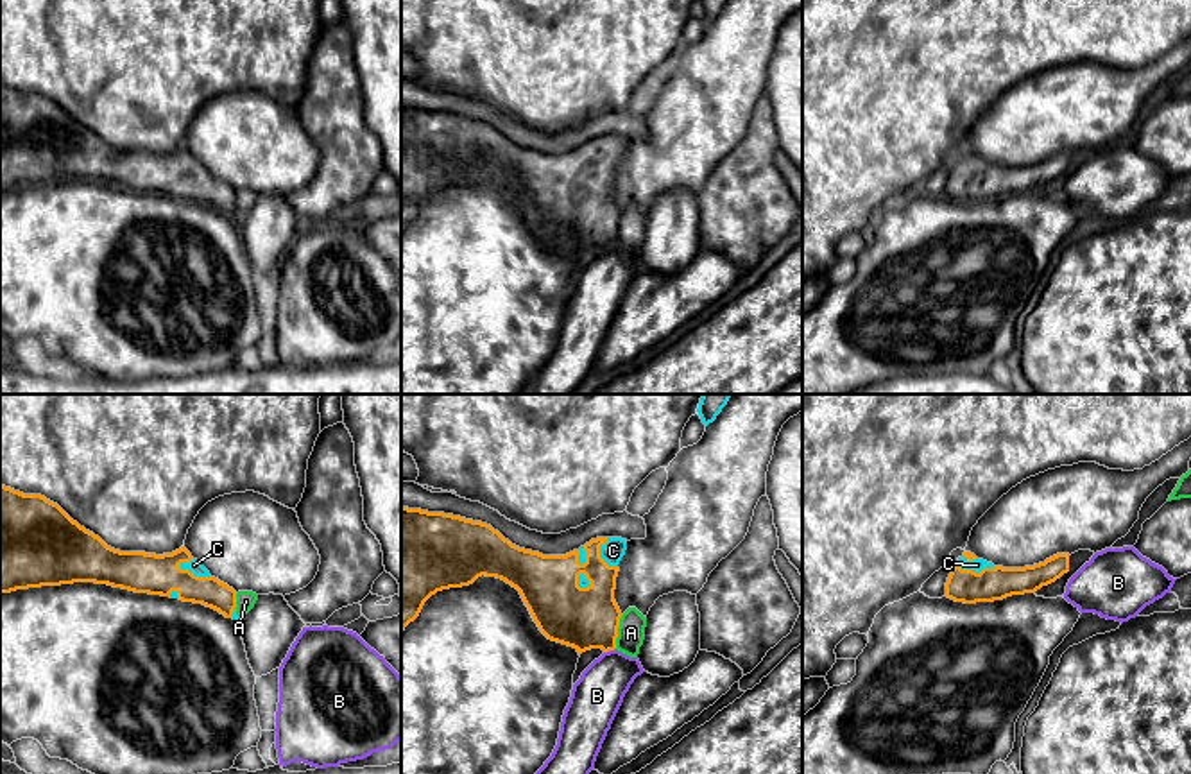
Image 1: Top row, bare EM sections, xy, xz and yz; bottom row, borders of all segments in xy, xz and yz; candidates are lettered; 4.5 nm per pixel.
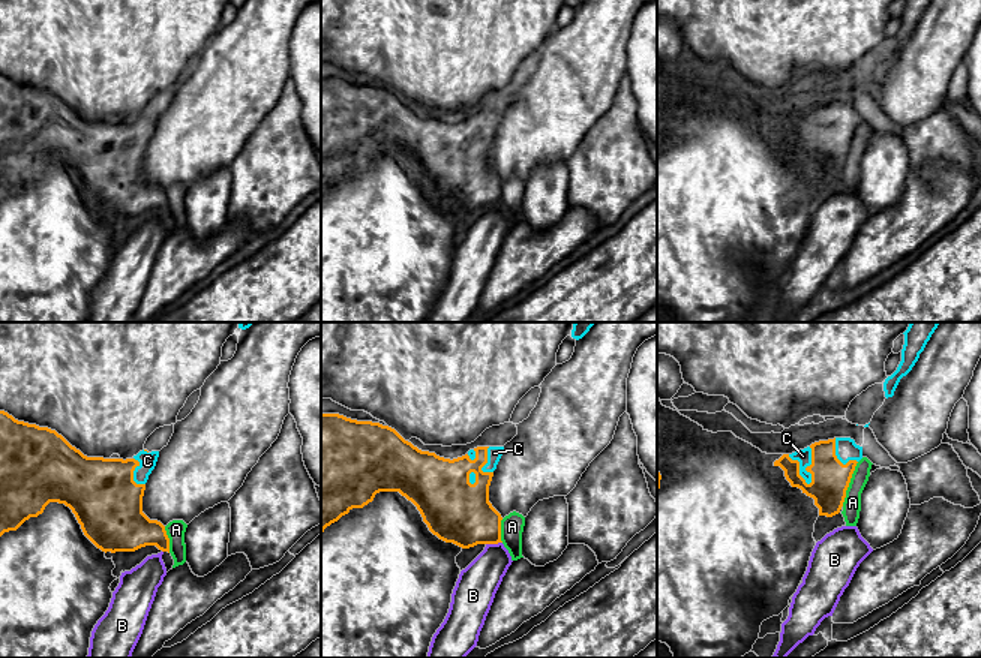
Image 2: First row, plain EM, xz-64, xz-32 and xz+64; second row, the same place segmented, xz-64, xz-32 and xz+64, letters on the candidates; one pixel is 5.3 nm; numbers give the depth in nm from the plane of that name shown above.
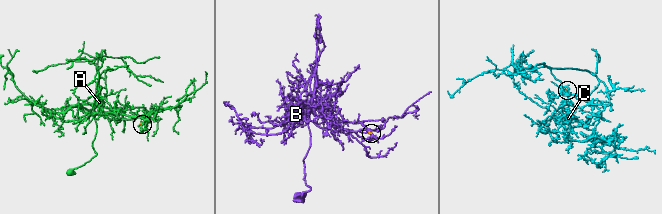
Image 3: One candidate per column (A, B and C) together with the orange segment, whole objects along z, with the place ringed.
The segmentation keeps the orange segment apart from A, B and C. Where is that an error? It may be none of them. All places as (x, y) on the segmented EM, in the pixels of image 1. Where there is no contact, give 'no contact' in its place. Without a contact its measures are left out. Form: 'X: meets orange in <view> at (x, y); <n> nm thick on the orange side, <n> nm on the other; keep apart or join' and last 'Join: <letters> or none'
A: meets orange in xz at (616, 631); 280 nm thick on the orange side, 130 nm on the other; keep apart
B: meets orange in xz at (609, 649); 280 nm thick on the orange side, 220 nm on the other; keep apart
C: meets orange in xy at (192, 574); 180 nm thick on the orange side, 60 nm on the other; join
Join: C

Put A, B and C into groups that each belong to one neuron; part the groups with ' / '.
A / B / C

